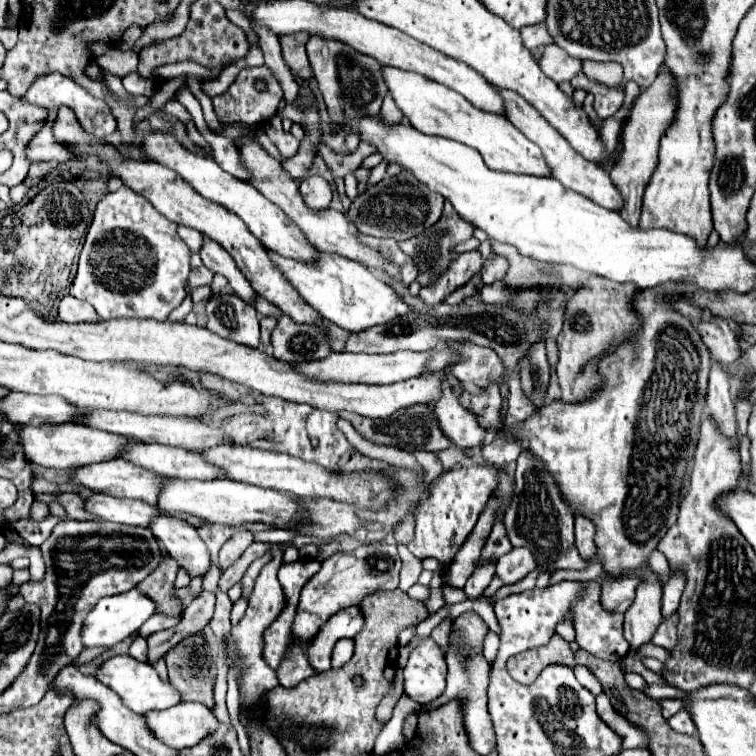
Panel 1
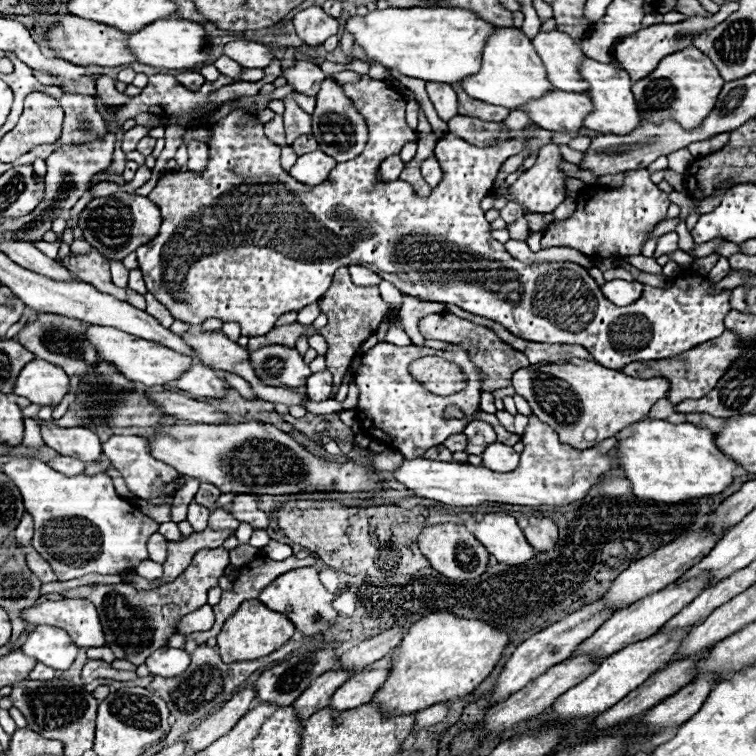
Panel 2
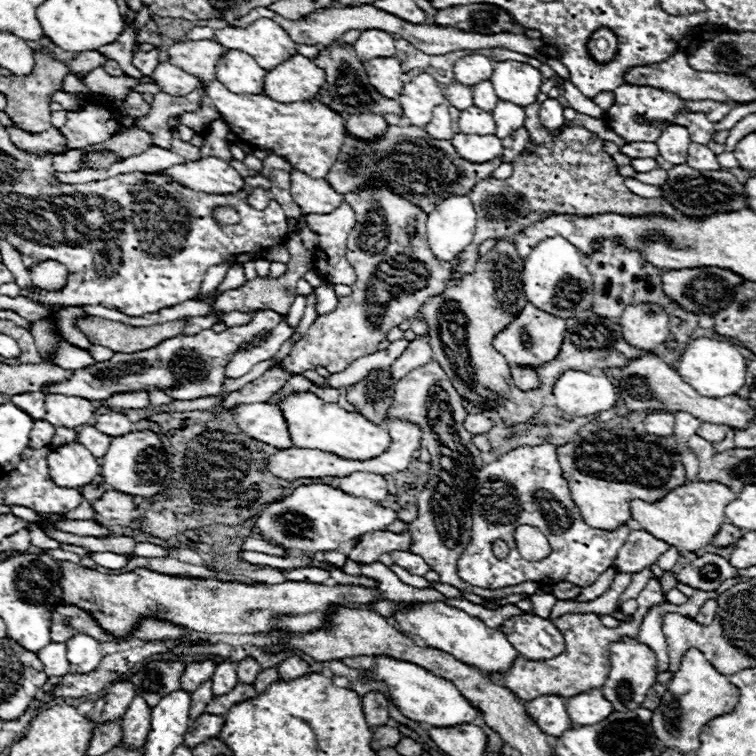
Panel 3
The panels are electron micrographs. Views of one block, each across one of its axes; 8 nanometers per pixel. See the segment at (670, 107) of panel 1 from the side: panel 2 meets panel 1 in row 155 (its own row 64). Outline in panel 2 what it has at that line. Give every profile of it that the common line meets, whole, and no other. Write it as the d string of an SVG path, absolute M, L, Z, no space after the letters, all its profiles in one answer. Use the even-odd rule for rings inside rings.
M728 2L716 14L712 14L712 16L692 16L692 18L688 18L684 22L678 22L678 24L652 24L648 28L640 28L638 32L622 38L616 44L614 58L620 64L620 68L624 68L630 74L632 82L636 82L640 78L646 78L660 64L660 60L664 56L674 54L674 52L680 52L680 50L692 46L694 44L694 38L698 34L702 34L702 32L710 30L712 26L718 26L720 22L724 22L732 12L736 12L736 8L738 8L738 2Z

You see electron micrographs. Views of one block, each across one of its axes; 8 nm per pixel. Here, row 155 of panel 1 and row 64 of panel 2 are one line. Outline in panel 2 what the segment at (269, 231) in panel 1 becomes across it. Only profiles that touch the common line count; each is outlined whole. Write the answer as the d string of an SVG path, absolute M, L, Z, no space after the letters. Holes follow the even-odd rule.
M156 20L146 24L142 30L132 32L128 36L128 50L136 56L136 62L154 66L154 68L168 68L168 70L184 70L184 68L200 68L202 62L208 58L210 50L206 50L206 32L198 22L190 20Z

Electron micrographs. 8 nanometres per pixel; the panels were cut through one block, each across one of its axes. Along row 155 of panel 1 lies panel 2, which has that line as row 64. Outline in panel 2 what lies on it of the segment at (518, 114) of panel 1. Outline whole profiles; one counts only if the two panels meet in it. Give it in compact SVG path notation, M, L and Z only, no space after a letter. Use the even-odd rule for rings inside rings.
M558 30L538 32L532 38L538 56L544 62L546 78L550 84L564 92L586 92L588 84L580 78L580 58L584 52L580 44Z

